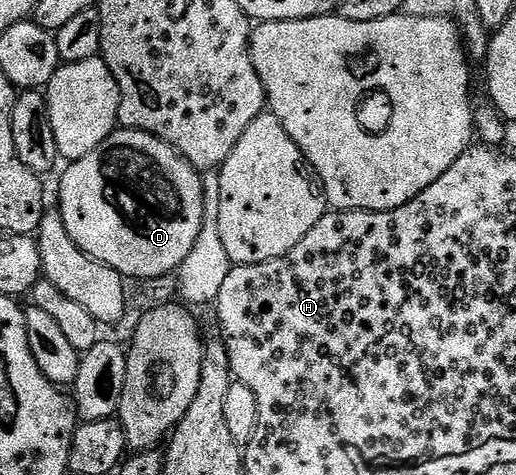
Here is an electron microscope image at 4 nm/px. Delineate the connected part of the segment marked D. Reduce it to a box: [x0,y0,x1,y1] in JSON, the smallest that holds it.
[56,128,204,280]

